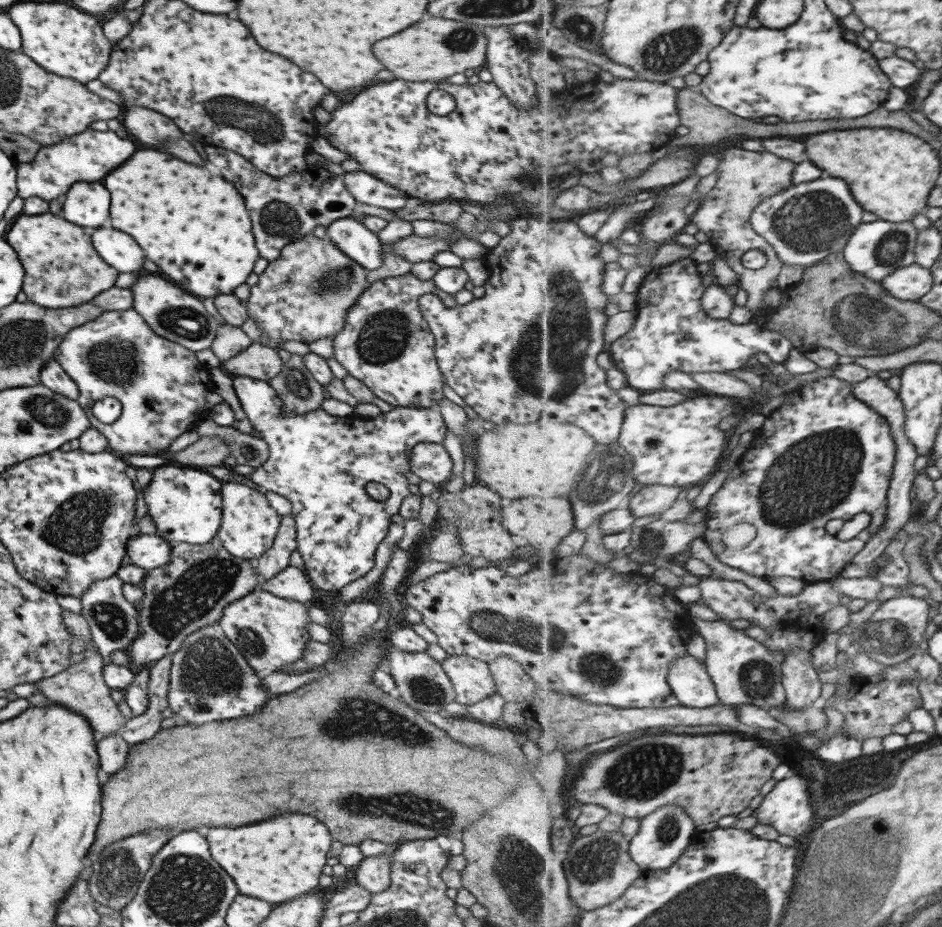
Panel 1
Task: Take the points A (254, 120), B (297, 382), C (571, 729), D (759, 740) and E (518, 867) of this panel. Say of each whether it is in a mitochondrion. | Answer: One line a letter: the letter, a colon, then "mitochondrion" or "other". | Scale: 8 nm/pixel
A: mitochondrion
B: mitochondrion
C: other
D: other
E: mitochondrion

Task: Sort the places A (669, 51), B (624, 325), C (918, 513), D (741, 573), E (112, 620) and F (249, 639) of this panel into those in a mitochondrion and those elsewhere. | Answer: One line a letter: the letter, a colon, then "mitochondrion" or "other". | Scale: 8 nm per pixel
A: mitochondrion
B: other
C: other
D: other
E: mitochondrion
F: mitochondrion

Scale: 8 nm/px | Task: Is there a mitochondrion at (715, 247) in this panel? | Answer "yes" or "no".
no

